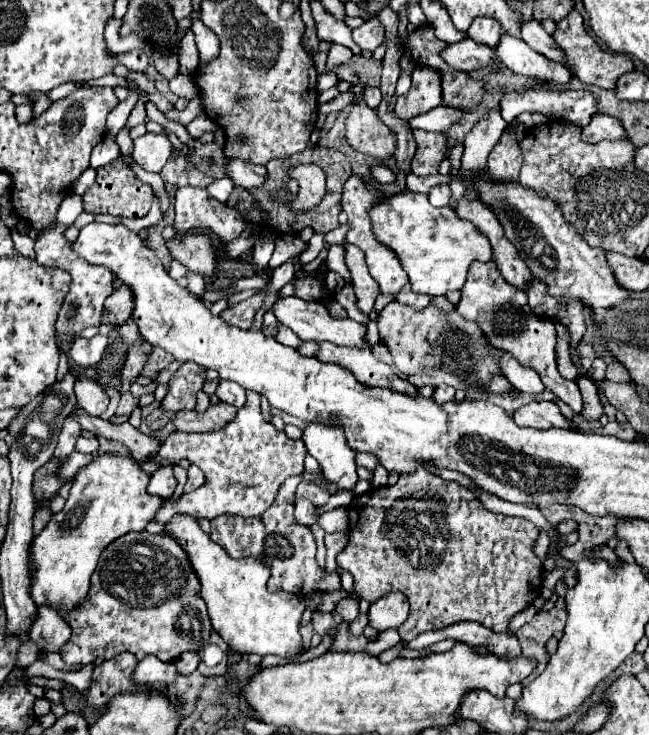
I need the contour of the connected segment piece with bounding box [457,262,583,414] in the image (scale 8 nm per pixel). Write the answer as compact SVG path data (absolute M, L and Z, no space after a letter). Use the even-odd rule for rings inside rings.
M473 262L461 294L463 294L461 302L457 304L459 314L463 314L467 320L475 320L495 348L501 348L501 350L513 354L521 366L533 368L541 376L543 384L559 400L563 400L567 406L571 406L571 410L575 414L579 414L583 410L581 392L579 392L577 384L563 380L557 372L557 366L555 366L555 326L549 320L539 320L537 316L533 316L533 312L529 312L525 292L507 284L495 262L489 262L489 264Z

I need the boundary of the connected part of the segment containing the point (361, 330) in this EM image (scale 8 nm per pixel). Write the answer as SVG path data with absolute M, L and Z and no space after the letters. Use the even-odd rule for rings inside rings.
M289 296L289 298L279 298L273 306L271 312L275 314L277 322L289 326L301 340L313 340L313 342L333 342L337 346L351 346L351 348L367 348L365 344L365 326L357 324L351 318L343 318L343 320L335 320L329 316L327 308L323 304L315 304L315 302L305 302L301 298Z

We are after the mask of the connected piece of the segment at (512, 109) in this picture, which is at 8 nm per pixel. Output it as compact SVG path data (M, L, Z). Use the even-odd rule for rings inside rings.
M589 90L505 92L500 110L507 122L513 122L513 118L523 112L541 112L549 118L561 118L583 128L597 114L597 96Z

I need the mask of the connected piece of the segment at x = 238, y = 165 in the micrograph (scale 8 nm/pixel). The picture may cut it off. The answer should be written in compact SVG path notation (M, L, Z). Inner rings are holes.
M227 158L225 170L227 170L227 176L233 180L233 184L241 188L261 186L267 178L265 166L255 166L245 160L237 160L237 158Z

